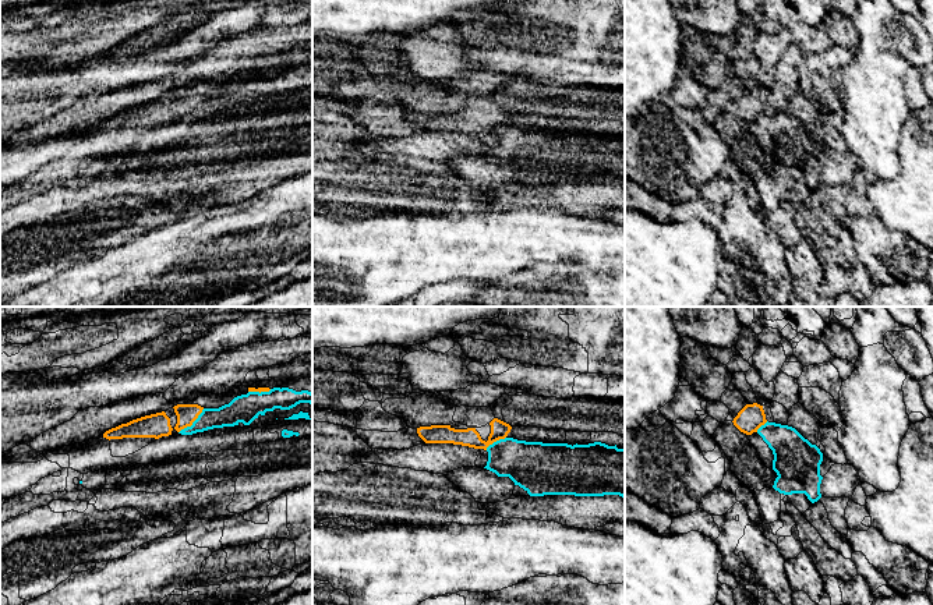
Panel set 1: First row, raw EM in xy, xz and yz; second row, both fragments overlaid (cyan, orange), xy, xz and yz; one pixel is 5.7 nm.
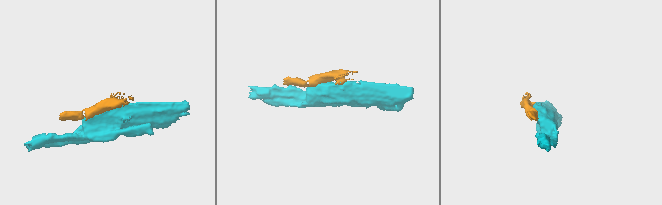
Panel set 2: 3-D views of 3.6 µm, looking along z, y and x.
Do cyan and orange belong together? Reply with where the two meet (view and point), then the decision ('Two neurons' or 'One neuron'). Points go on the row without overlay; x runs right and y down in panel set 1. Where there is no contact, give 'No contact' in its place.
Touches cyan at xy (193, 110). Two neurons

